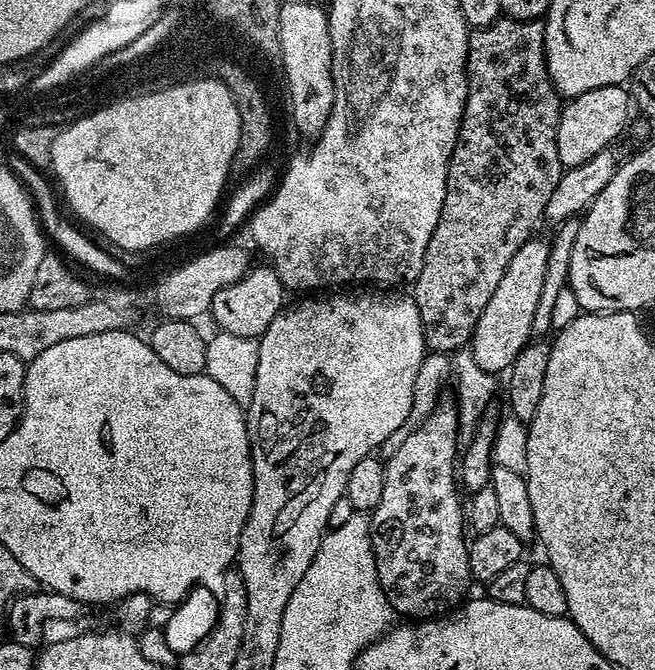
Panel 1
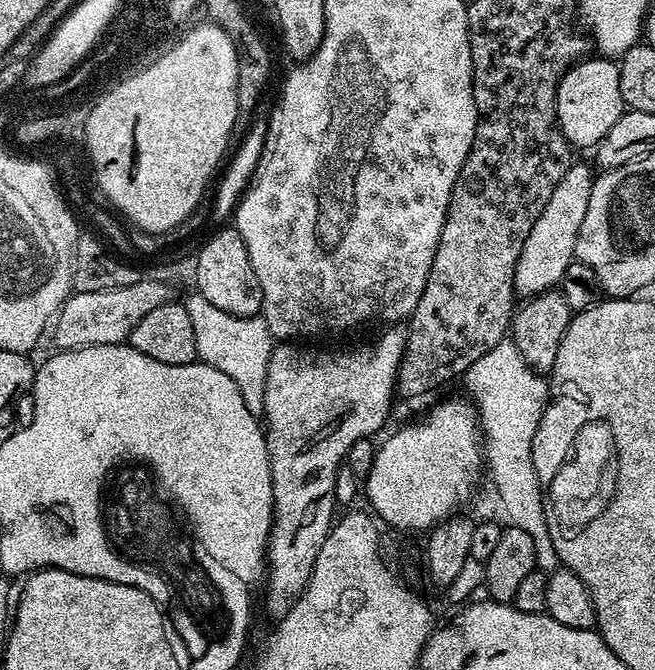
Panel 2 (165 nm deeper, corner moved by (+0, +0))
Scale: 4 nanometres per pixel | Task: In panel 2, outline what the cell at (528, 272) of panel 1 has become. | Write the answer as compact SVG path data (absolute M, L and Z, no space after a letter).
M573 162L566 174L562 174L562 182L554 186L554 194L550 194L550 202L546 202L542 214L538 214L538 222L534 222L516 263L514 287L517 297L531 298L555 289L576 260L576 243L582 221L586 218L586 206L590 206L594 179L593 169L589 168L580 162Z

